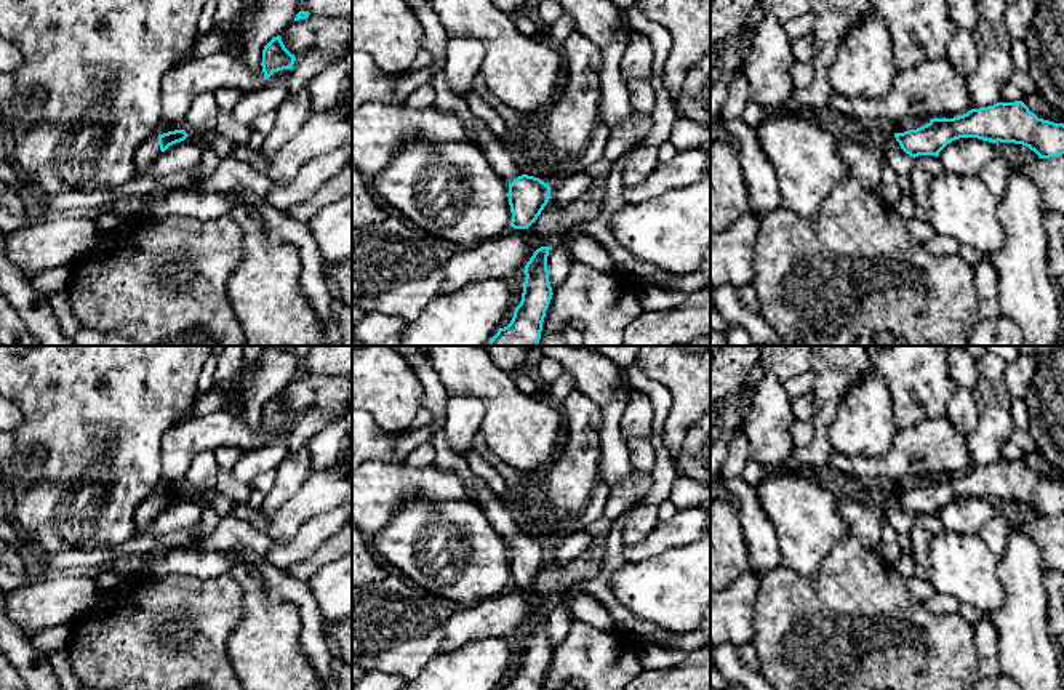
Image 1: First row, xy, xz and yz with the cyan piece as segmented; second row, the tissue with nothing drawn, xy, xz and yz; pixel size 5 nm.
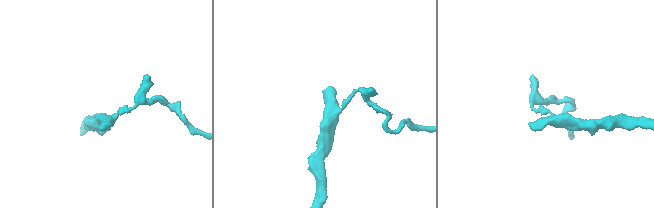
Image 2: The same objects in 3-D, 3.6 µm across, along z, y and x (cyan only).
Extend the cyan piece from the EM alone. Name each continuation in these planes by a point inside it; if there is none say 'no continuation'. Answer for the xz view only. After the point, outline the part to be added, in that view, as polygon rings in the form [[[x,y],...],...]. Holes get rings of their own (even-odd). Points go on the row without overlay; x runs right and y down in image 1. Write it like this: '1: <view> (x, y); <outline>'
1: xz (504, 519); [[[443,424],[435,429],[429,442],[435,448],[434,464],[462,479],[469,488],[469,499],[485,511],[504,541],[509,543],[523,533],[520,515],[470,471],[467,456],[453,451],[445,437]]]

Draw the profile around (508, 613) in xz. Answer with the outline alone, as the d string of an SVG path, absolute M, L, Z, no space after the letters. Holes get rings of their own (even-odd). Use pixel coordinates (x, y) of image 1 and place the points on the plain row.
M590 541L589 548L571 562L549 557L538 578L528 588L510 586L498 597L459 608L445 623L445 639L438 653L448 653L469 642L509 637L525 629L533 612L552 605L578 581L594 580L606 557L606 541Z

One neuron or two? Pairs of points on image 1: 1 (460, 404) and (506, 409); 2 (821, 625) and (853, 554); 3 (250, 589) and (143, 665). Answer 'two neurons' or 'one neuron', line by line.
1: two neurons
2: one neuron
3: two neurons

